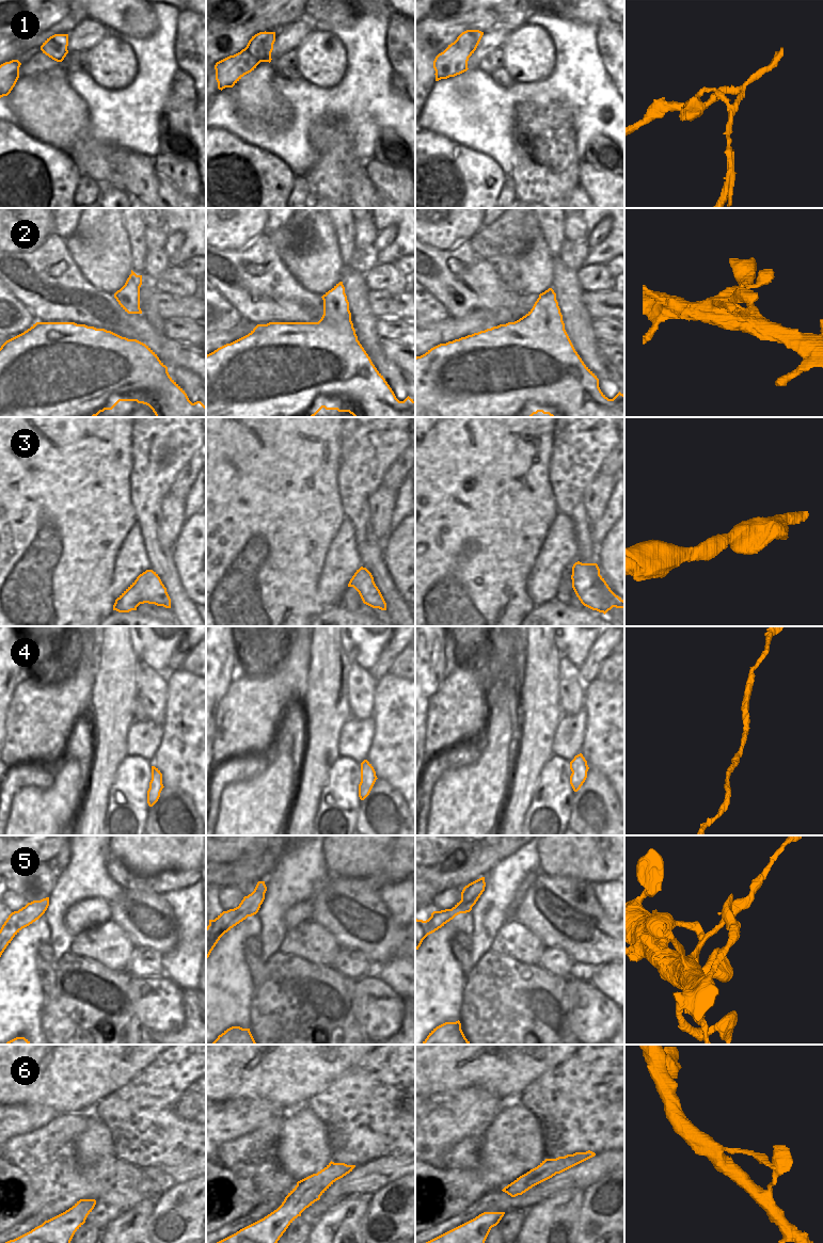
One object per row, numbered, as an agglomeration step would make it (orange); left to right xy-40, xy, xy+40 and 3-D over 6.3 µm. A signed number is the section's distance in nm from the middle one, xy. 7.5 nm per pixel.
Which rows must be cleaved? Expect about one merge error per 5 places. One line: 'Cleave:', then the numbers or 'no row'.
Cleave: 1, 5

